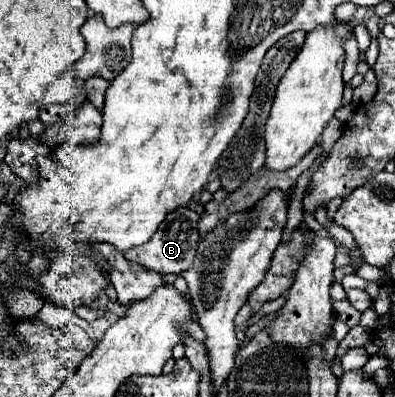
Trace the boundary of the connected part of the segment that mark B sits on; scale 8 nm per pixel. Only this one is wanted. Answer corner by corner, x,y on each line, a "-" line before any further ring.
178,207
176,211
172,211
172,215
174,215
172,225
166,221
164,225
158,227
158,231
150,237
150,241
146,241
140,247
134,247
134,249
126,251
124,253
126,261
138,263
144,269
150,269
150,271
156,271
156,273
162,273
162,275
168,275
168,273
180,275
182,271
186,271
192,265
192,259
194,259
194,253
196,253
196,245
200,241
200,233
198,233
200,215
194,213
188,207

